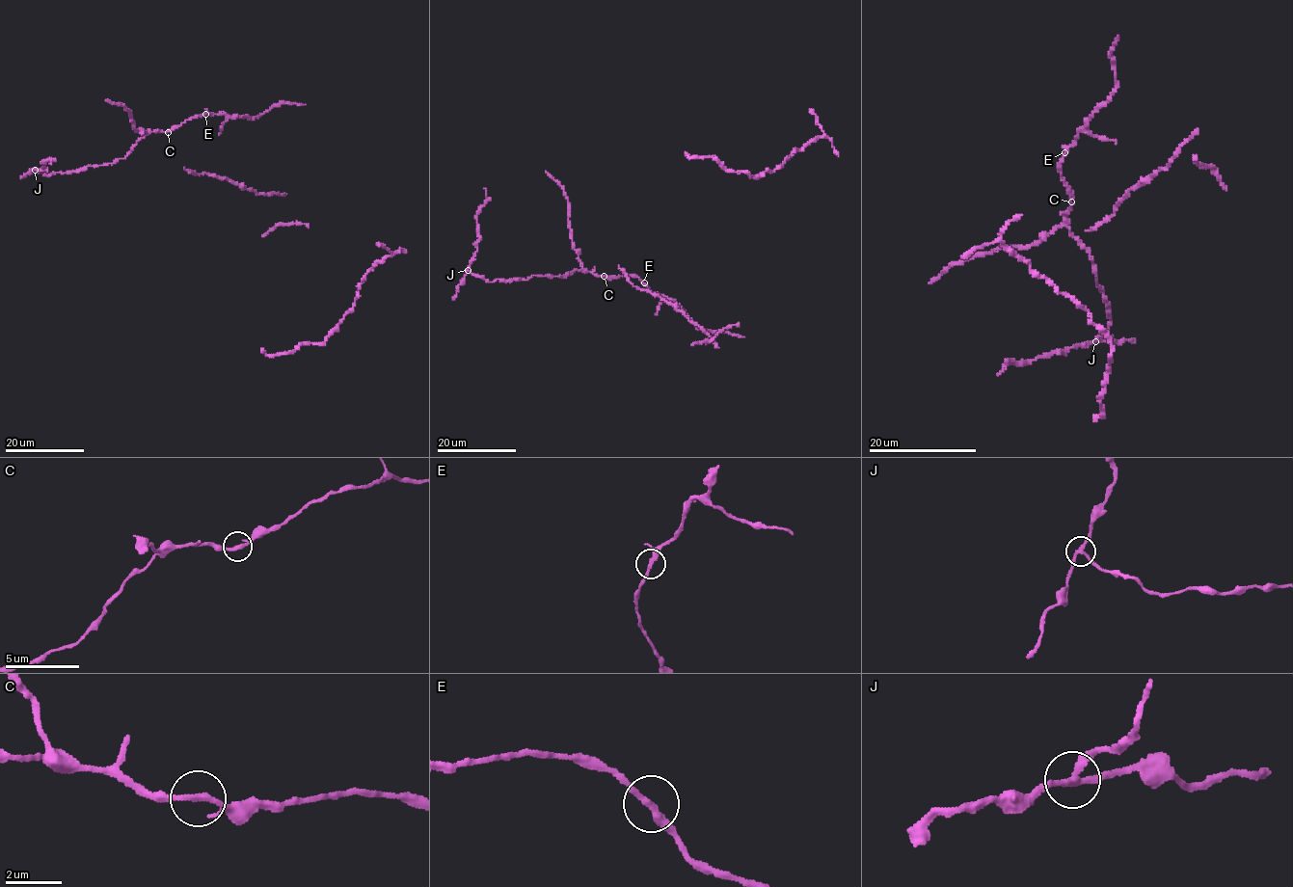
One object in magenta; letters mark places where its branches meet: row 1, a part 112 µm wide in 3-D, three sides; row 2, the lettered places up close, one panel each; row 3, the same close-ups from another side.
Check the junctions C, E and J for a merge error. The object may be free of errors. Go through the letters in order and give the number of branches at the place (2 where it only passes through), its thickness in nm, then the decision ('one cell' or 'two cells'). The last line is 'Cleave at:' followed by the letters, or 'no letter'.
C: 3 branches meet; 160 nm thick; one cell
E: 3 branches meet; 240 nm thick; one cell
J: 3 branches meet; 200 nm thick; two cells
Cleave at: J

